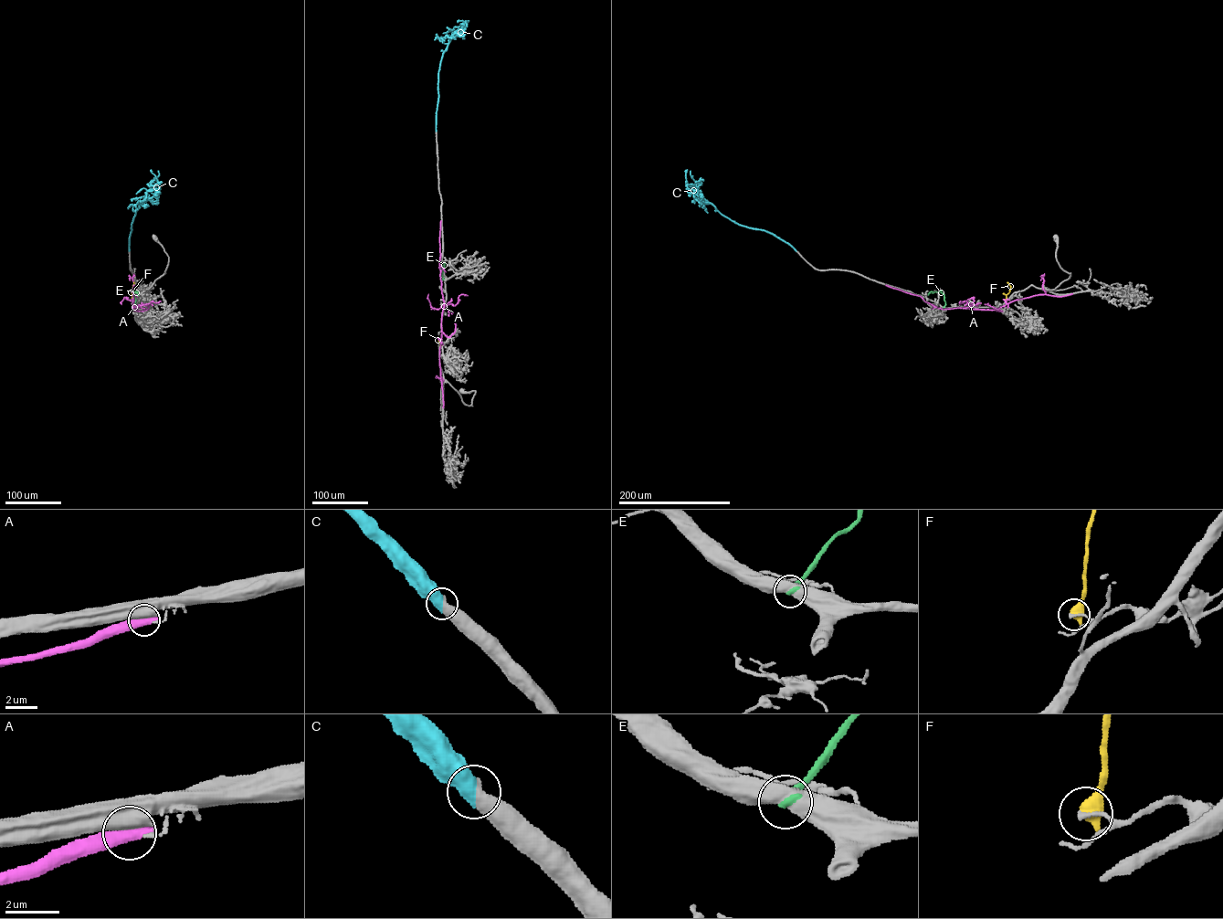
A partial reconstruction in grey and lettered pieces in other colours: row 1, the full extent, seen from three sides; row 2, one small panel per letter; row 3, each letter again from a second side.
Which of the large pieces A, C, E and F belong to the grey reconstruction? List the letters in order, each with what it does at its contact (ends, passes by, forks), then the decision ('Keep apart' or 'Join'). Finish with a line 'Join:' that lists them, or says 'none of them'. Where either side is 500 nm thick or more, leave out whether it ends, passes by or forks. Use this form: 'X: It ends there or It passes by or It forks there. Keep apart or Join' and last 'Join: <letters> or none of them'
A: Keep apart
C: Join
E: Keep apart
F: Keep apart
Join: C

